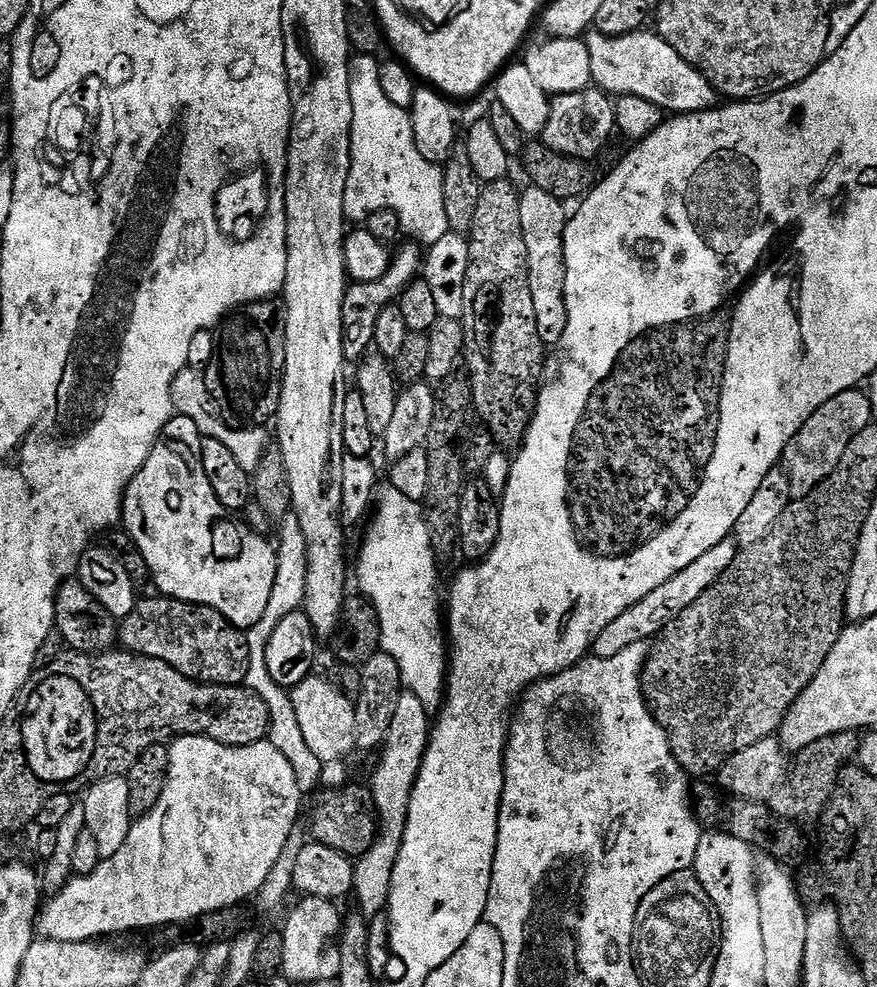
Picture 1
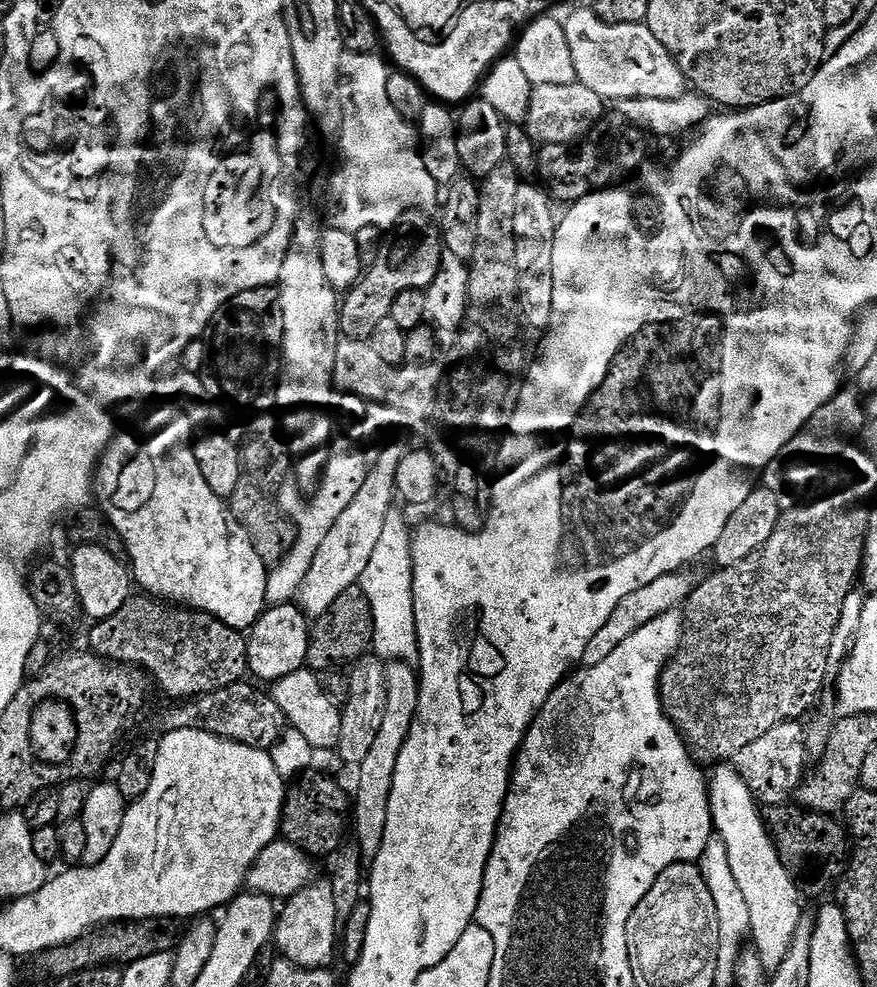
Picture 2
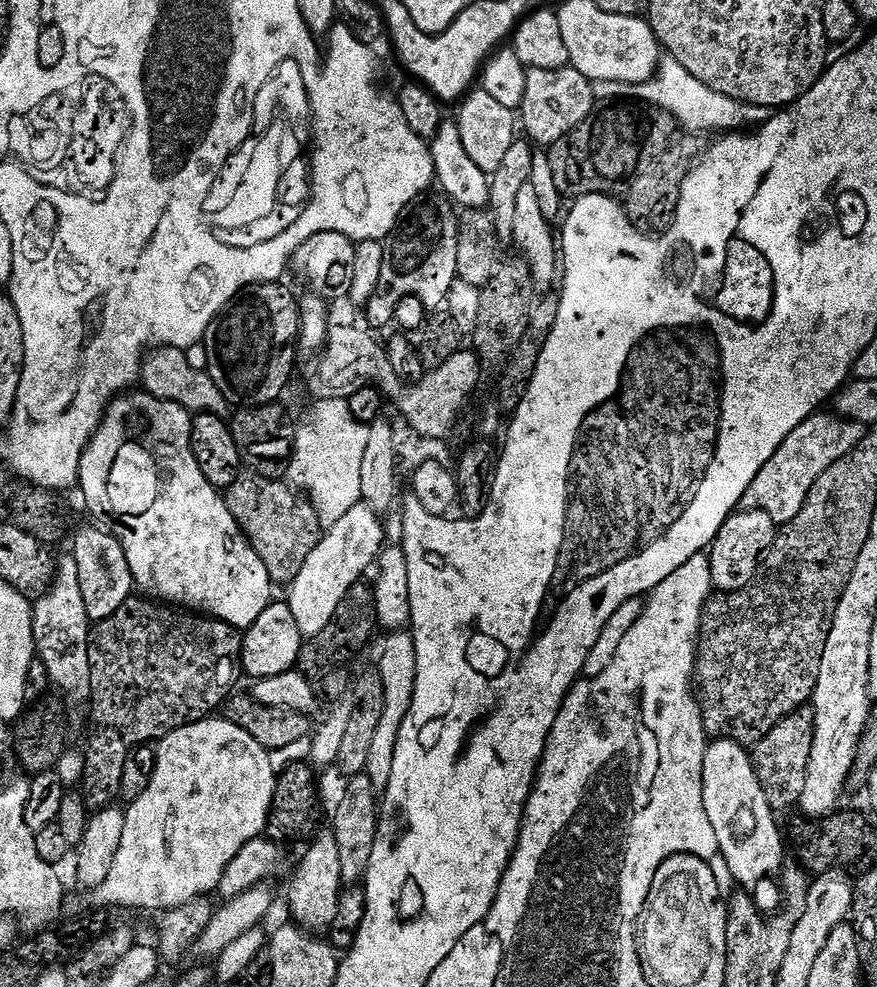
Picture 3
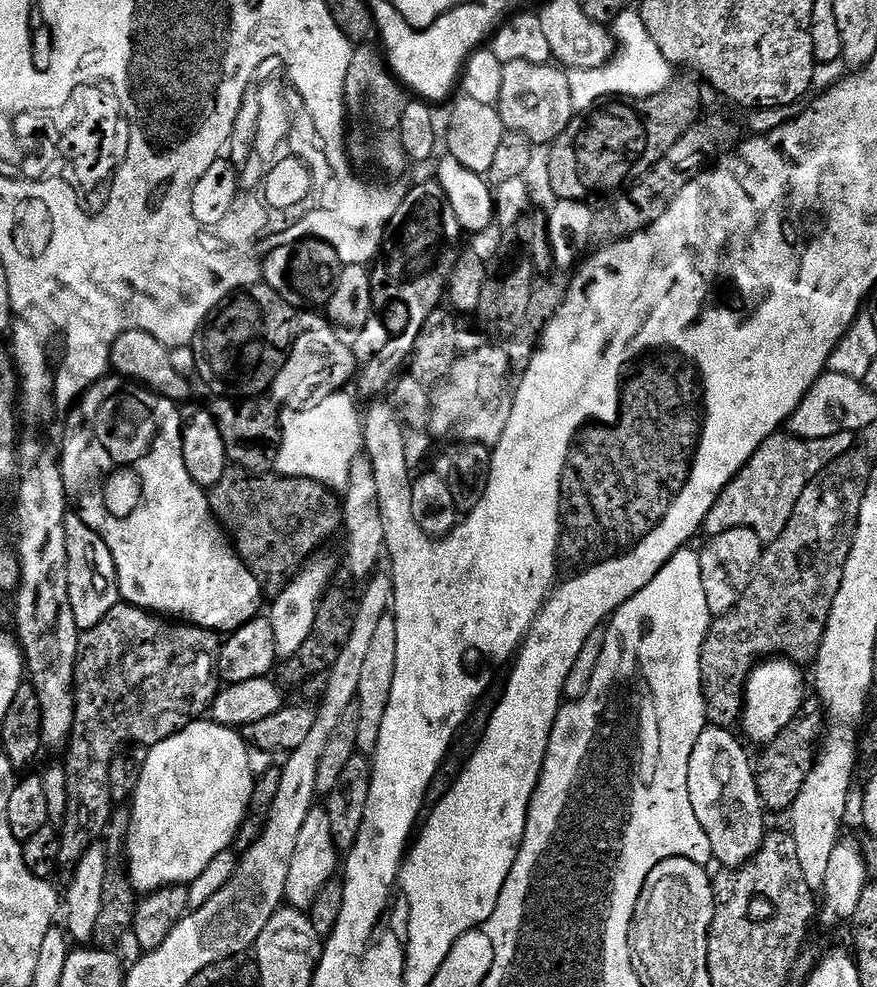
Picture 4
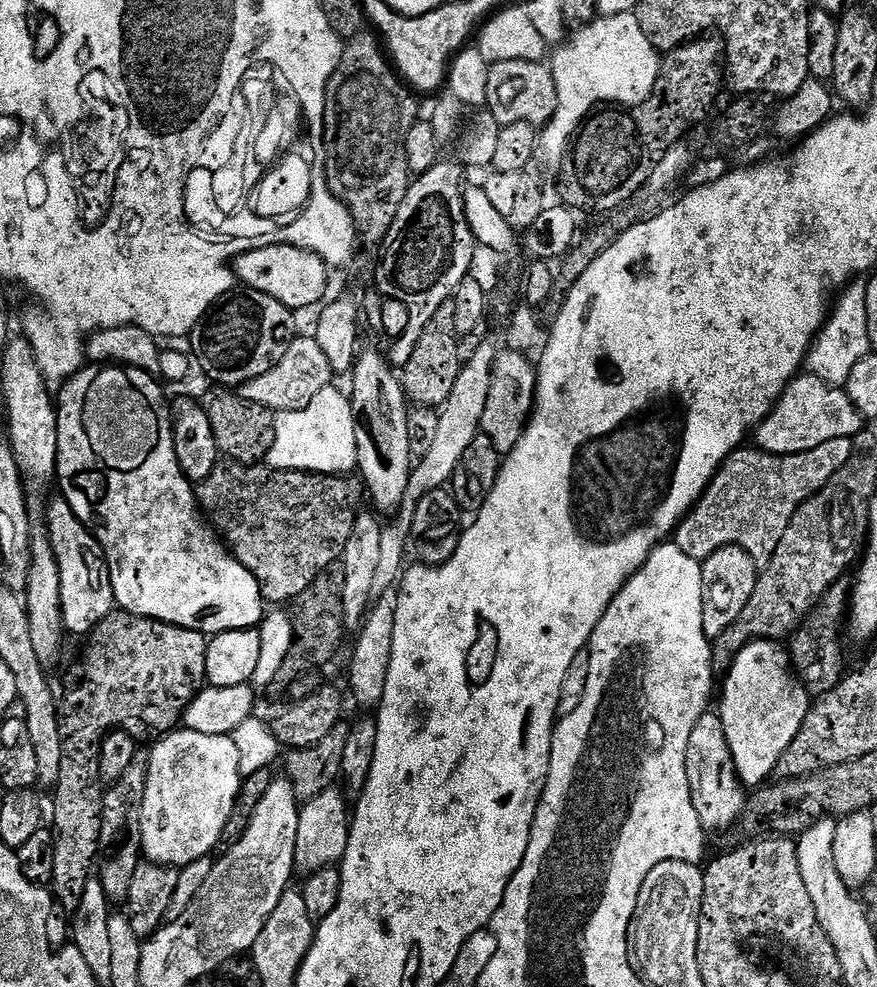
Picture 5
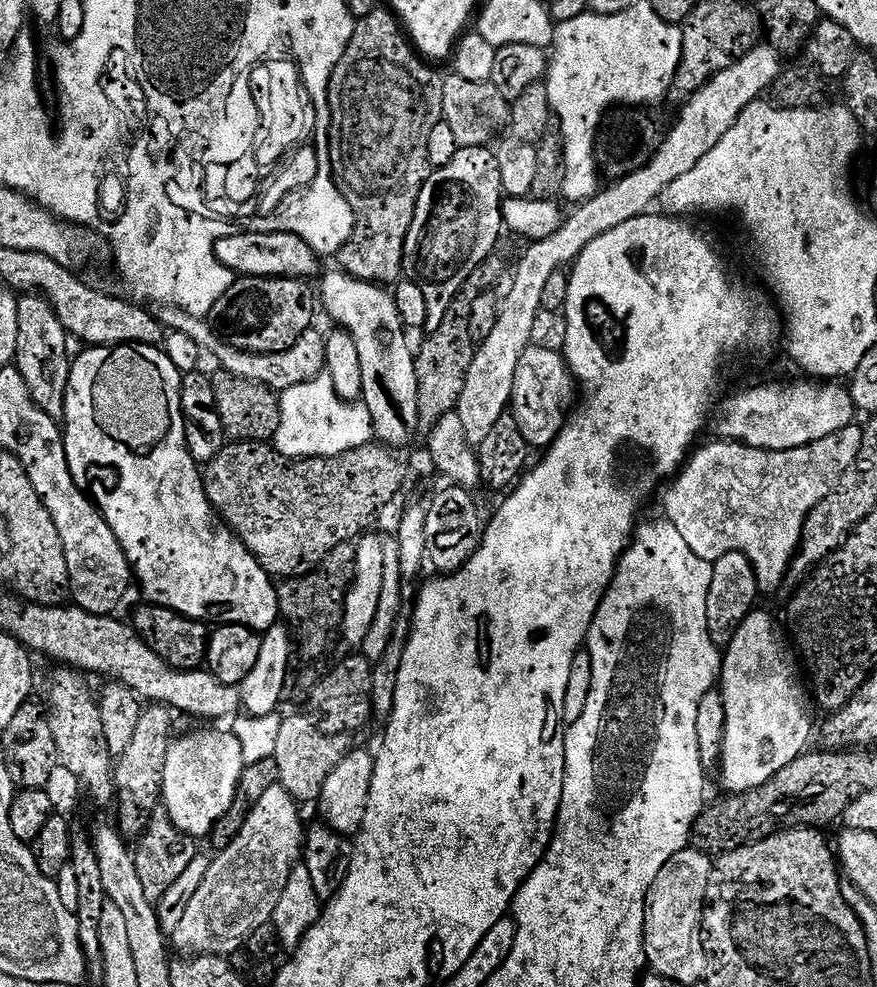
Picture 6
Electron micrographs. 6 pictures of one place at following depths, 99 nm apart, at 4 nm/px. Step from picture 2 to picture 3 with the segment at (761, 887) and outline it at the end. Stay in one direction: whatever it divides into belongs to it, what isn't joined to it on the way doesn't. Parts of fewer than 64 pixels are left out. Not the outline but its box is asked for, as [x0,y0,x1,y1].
[703,738,784,888]

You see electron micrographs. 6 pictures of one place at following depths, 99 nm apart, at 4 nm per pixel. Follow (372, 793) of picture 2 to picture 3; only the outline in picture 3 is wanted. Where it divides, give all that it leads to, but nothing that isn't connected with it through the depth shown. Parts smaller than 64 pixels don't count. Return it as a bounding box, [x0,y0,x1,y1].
[364,630,416,794]

